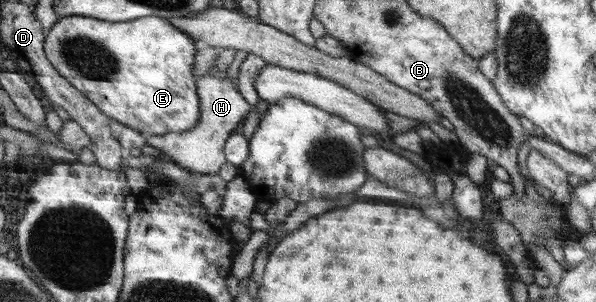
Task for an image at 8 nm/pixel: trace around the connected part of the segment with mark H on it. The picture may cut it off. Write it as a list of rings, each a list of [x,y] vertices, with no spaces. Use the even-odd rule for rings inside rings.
[[[212,61],[210,71],[204,73],[198,82],[198,96],[200,98],[200,121],[188,132],[170,132],[164,135],[146,136],[146,144],[158,148],[161,157],[171,160],[191,173],[218,174],[220,166],[226,164],[224,158],[224,144],[232,132],[240,126],[240,122],[246,118],[250,110],[255,111],[254,106],[242,98],[243,94],[225,75],[220,79],[214,75],[216,62]]]

